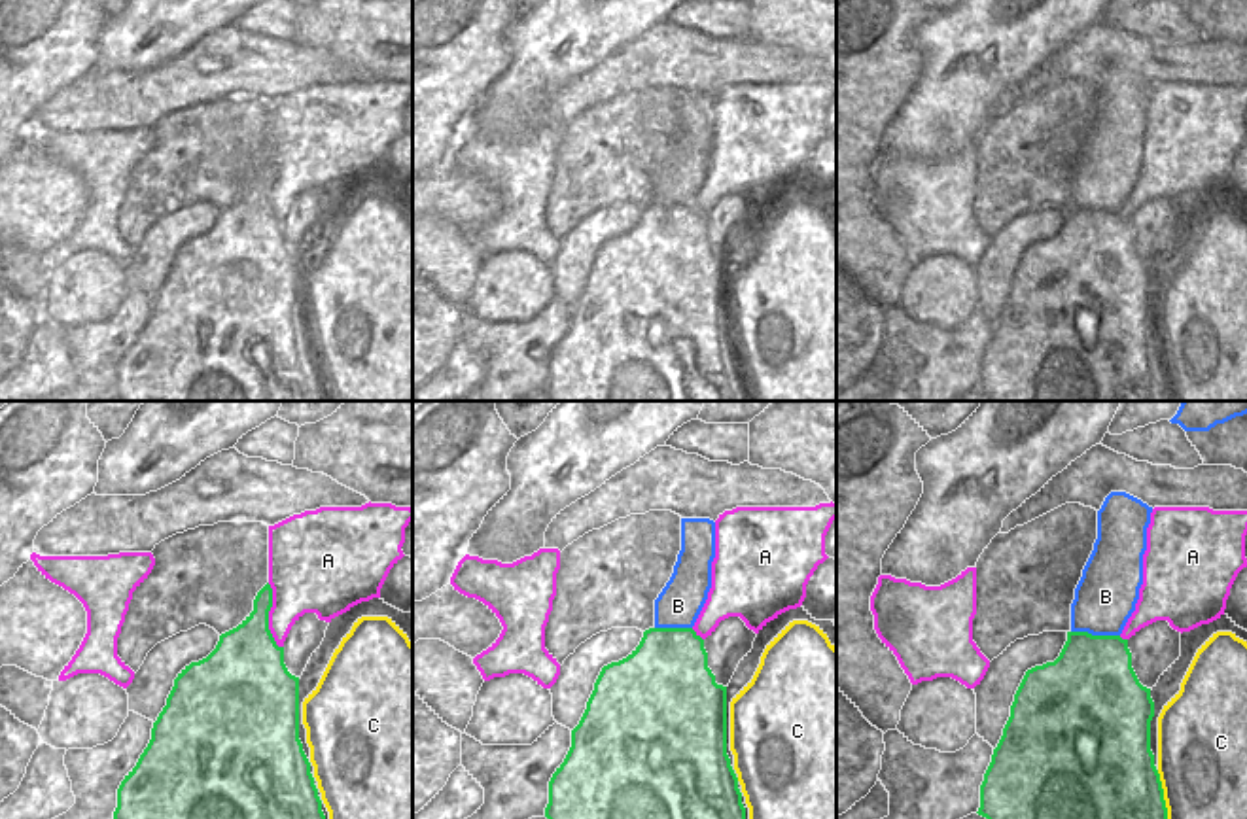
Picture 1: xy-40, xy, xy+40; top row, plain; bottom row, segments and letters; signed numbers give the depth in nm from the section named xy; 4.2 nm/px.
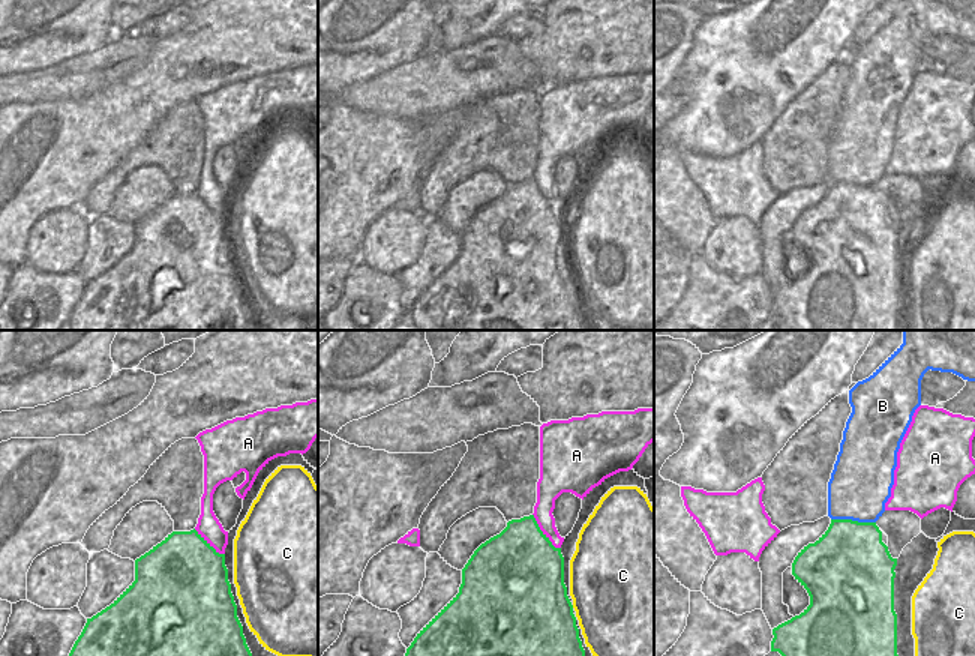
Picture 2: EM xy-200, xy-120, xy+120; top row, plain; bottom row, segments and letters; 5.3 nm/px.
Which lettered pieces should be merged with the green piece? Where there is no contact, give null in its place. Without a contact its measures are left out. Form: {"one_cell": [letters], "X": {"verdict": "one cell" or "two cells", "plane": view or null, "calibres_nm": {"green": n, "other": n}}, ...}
{"one_cell": [], "A": {"verdict": "two cells", "plane": "xy-40", "calibres_nm": {"green": 320, "other": 320}}, "B": {"verdict": "two cells", "plane": "xy+40", "calibres_nm": {"green": 420, "other": 260}}, "C": {"verdict": "two cells", "plane": "xy+40", "calibres_nm": {"green": 380, "other": 380}}}

